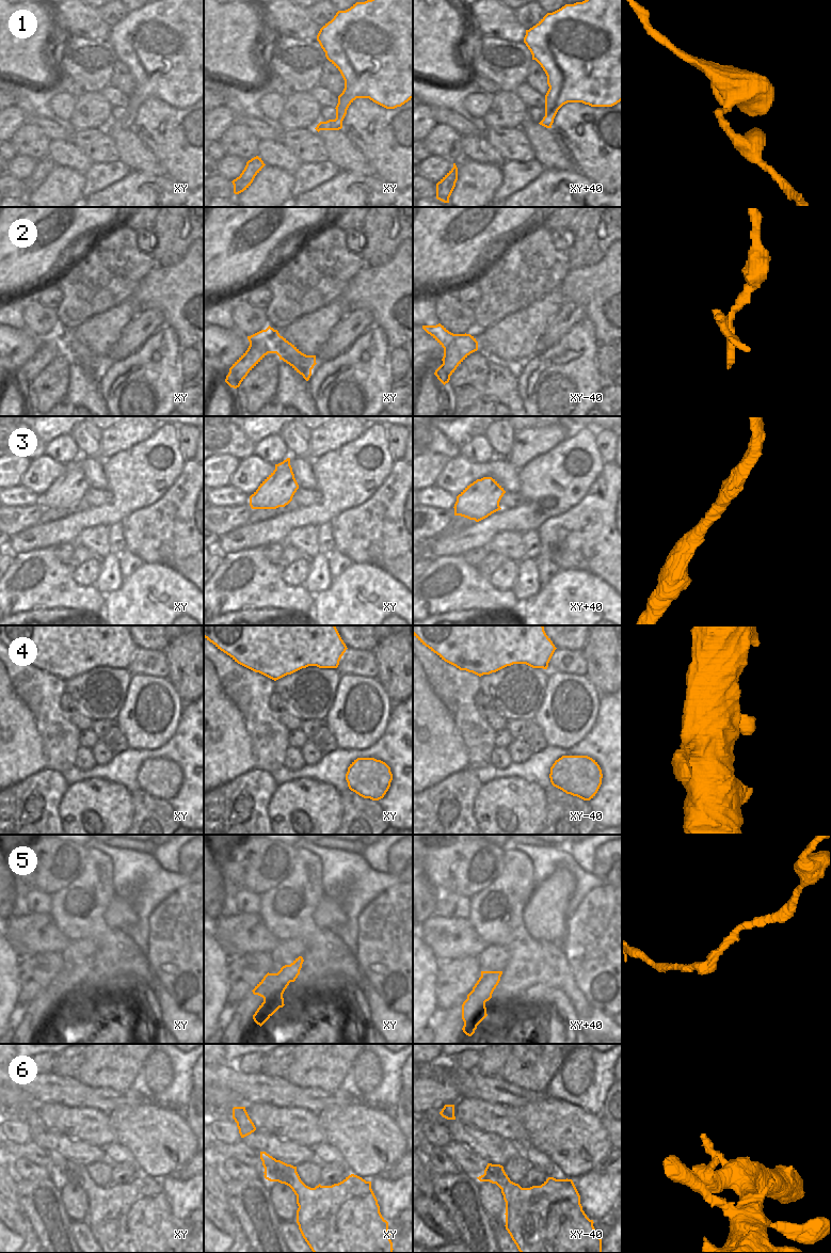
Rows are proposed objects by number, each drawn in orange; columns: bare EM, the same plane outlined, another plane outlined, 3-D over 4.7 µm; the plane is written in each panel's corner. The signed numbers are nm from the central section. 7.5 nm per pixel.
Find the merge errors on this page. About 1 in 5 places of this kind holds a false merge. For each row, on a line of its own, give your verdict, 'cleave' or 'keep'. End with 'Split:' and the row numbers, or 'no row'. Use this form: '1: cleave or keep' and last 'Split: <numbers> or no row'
1: keep
2: keep
3: keep
4: keep
5: keep
6: keep
Split: no row

